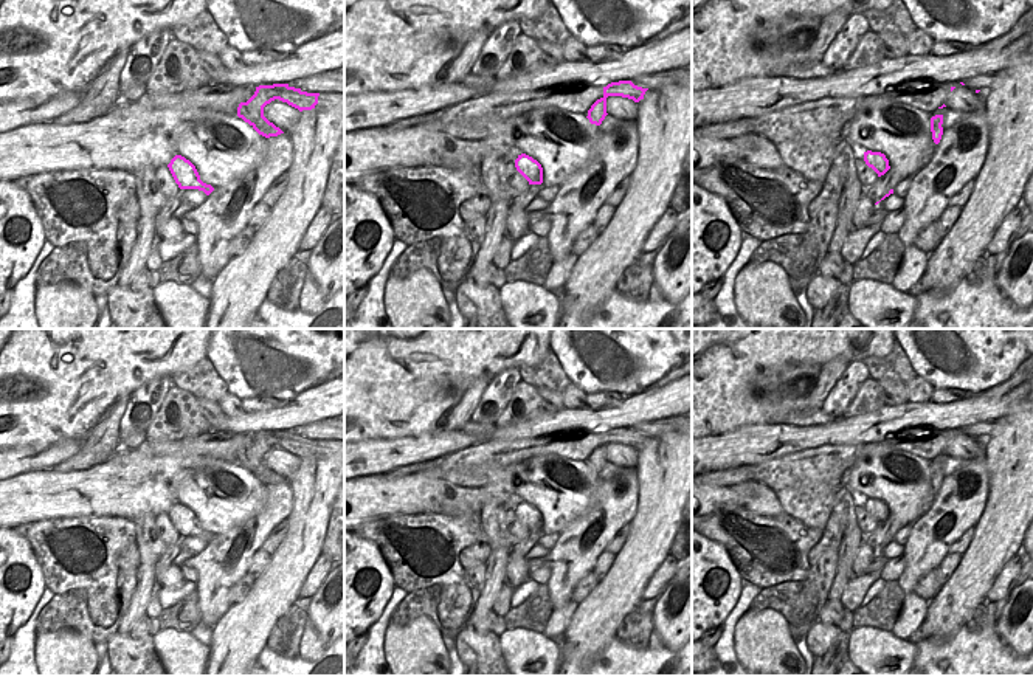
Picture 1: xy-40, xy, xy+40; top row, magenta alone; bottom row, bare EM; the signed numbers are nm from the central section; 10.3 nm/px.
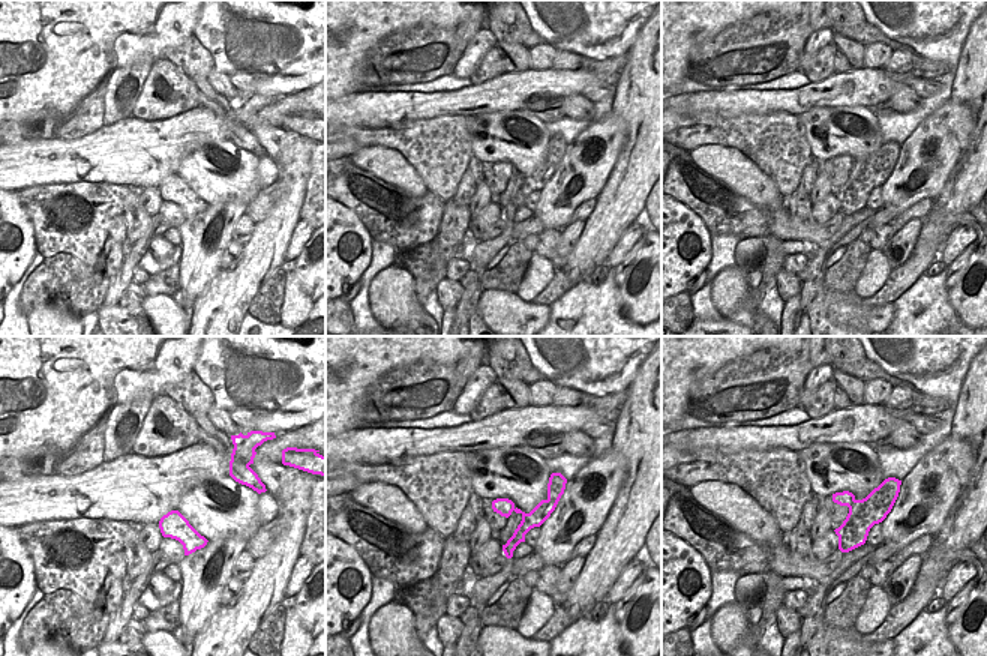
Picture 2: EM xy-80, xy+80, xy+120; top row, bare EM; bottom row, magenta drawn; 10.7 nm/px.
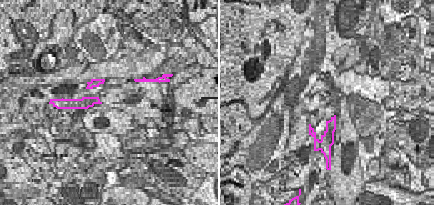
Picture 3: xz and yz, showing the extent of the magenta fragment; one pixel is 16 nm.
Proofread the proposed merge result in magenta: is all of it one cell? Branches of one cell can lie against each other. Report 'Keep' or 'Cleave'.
Cleave.

